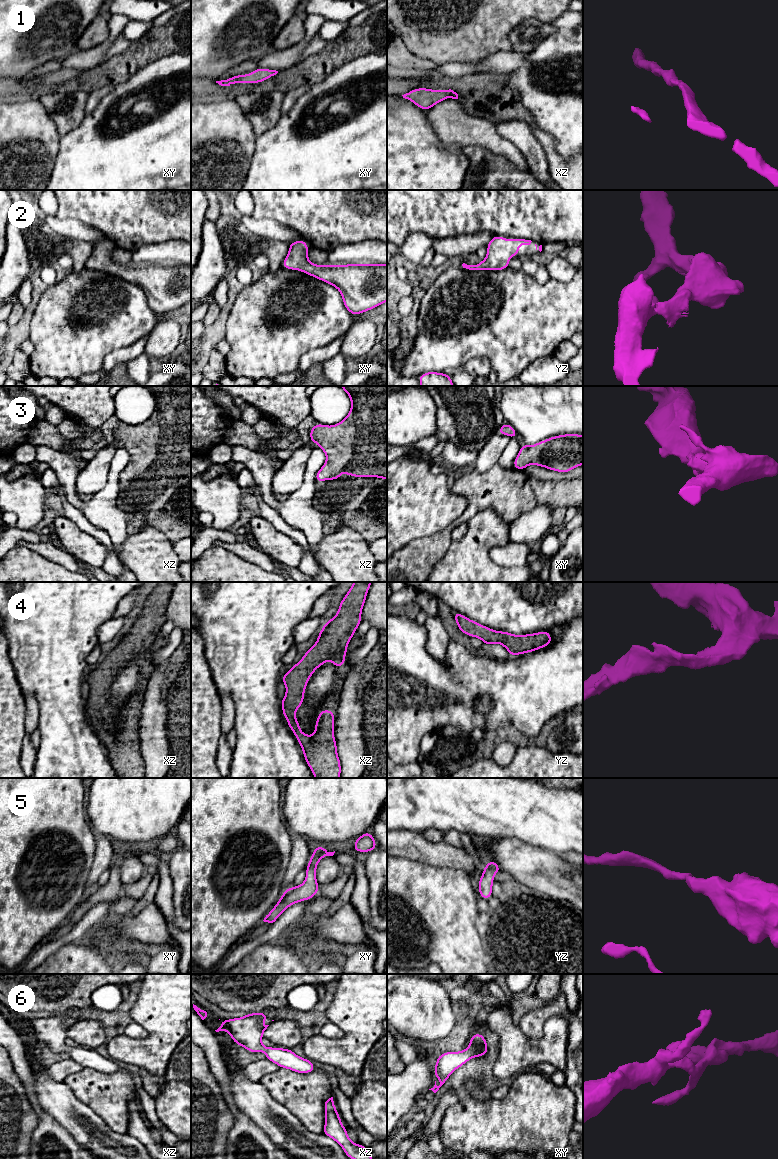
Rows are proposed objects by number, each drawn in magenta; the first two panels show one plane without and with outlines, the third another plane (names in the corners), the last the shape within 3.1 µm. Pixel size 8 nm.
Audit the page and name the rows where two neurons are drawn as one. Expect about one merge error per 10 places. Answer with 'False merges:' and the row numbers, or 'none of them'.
False merges: none of them

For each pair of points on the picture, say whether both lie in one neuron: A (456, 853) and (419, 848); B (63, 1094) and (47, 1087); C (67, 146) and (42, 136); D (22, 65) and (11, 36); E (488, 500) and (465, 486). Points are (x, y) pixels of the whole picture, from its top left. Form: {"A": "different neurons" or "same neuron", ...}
{"A": "same neuron", "B": "same neuron", "C": "different neurons", "D": "same neuron", "E": "same neuron"}

